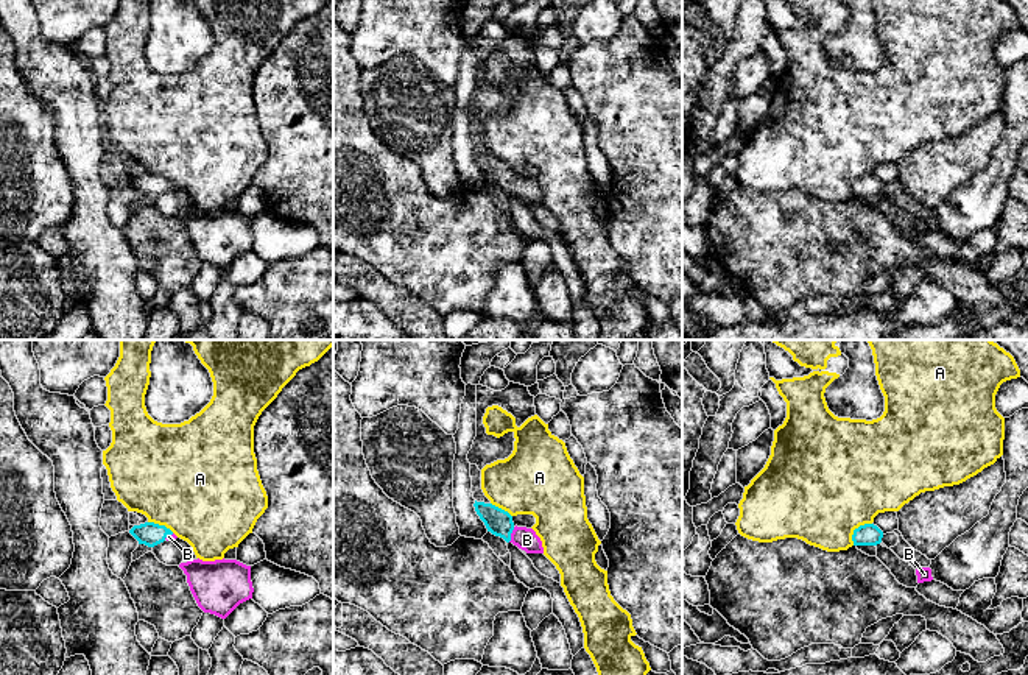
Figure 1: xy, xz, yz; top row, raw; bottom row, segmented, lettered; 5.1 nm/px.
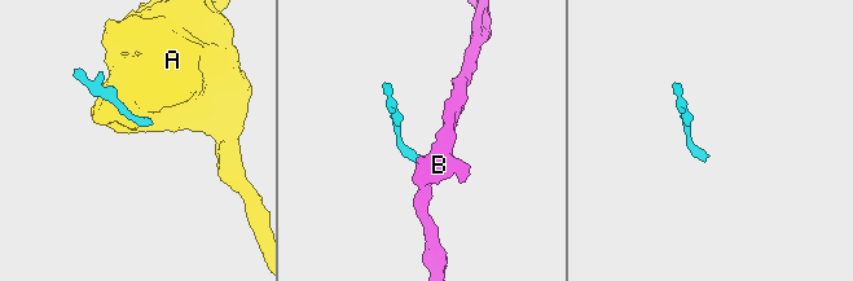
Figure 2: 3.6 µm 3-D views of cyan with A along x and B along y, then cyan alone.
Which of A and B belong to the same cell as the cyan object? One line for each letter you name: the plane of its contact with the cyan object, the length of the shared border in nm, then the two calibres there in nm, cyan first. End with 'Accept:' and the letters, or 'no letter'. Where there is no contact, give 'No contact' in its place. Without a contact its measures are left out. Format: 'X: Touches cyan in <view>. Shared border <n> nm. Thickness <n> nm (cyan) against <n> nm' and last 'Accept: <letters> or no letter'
B: Touches cyan in xz. Shared border 90 nm. Thickness 140 nm (cyan) against 120 nm
Accept: B

